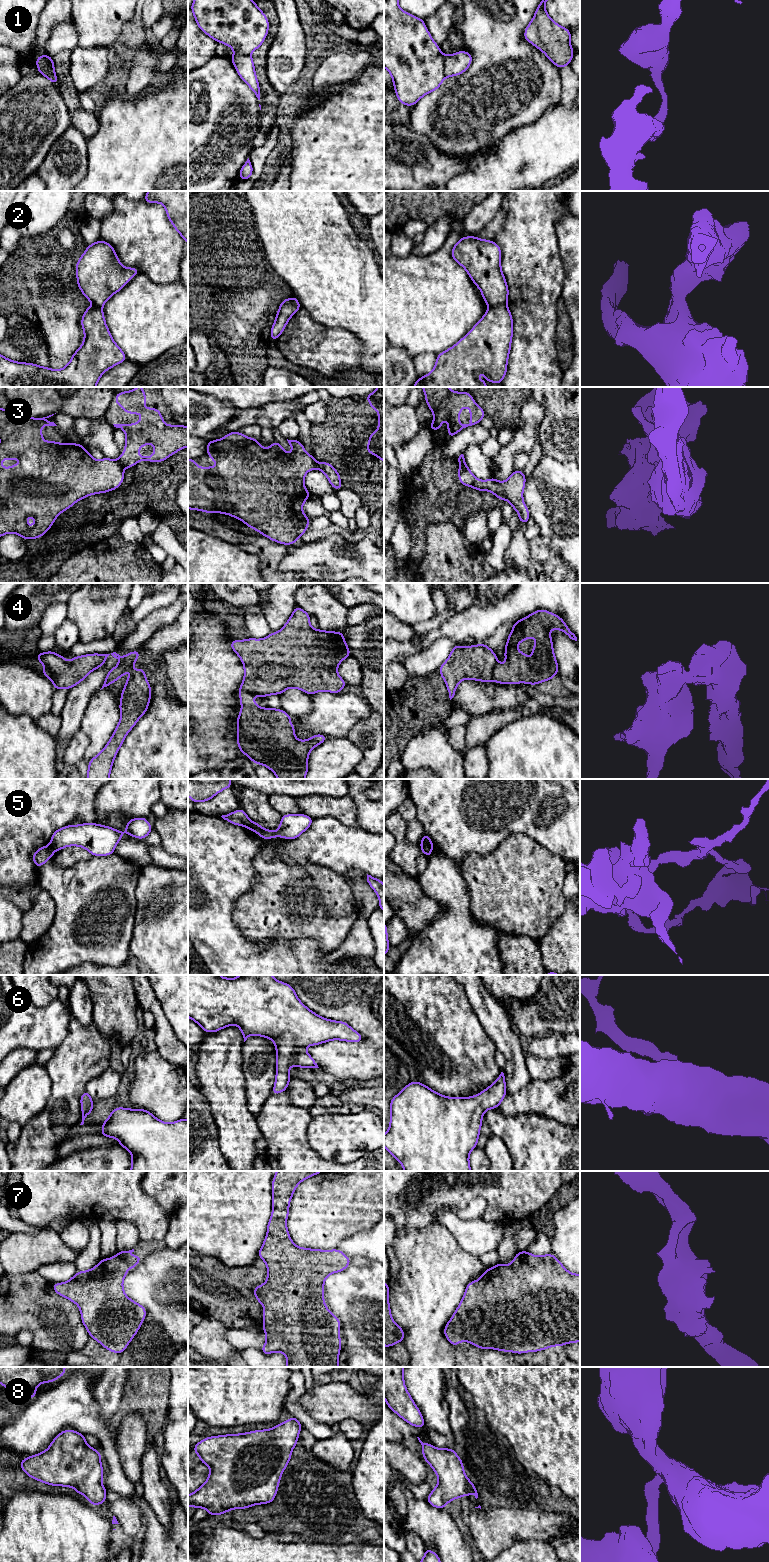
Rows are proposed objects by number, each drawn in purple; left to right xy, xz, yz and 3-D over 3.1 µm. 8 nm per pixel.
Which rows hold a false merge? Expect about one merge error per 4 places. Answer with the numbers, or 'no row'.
1, 2, 3, 4, 5

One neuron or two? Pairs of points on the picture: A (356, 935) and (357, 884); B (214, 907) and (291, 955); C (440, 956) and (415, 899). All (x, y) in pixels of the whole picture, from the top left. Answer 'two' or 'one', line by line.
A: one
B: one
C: two

